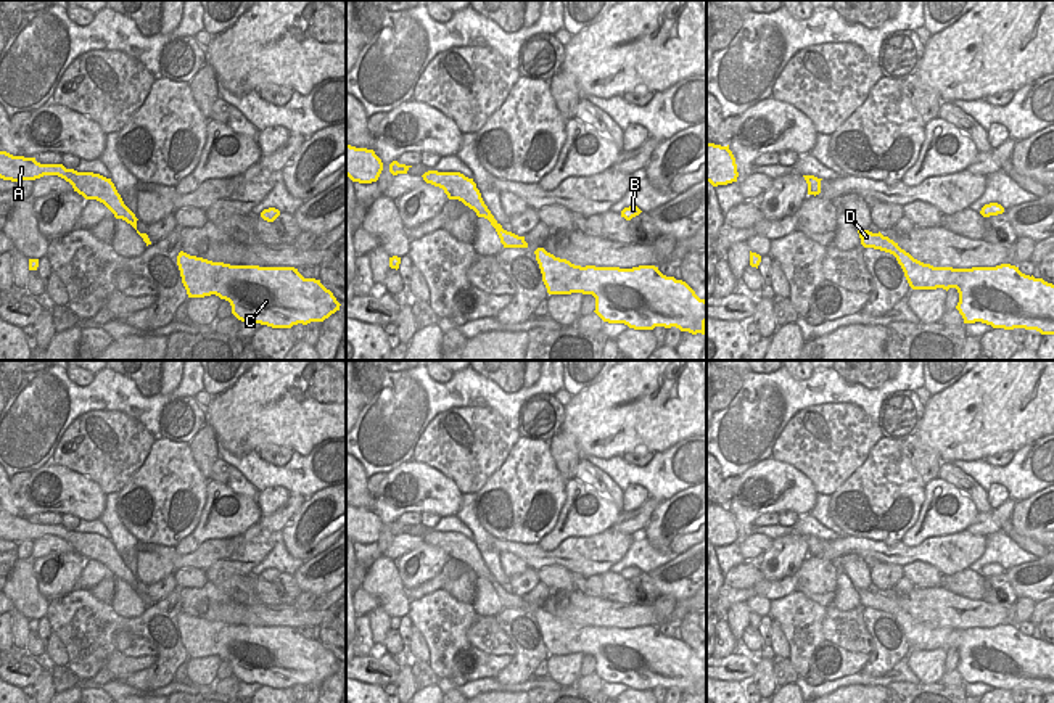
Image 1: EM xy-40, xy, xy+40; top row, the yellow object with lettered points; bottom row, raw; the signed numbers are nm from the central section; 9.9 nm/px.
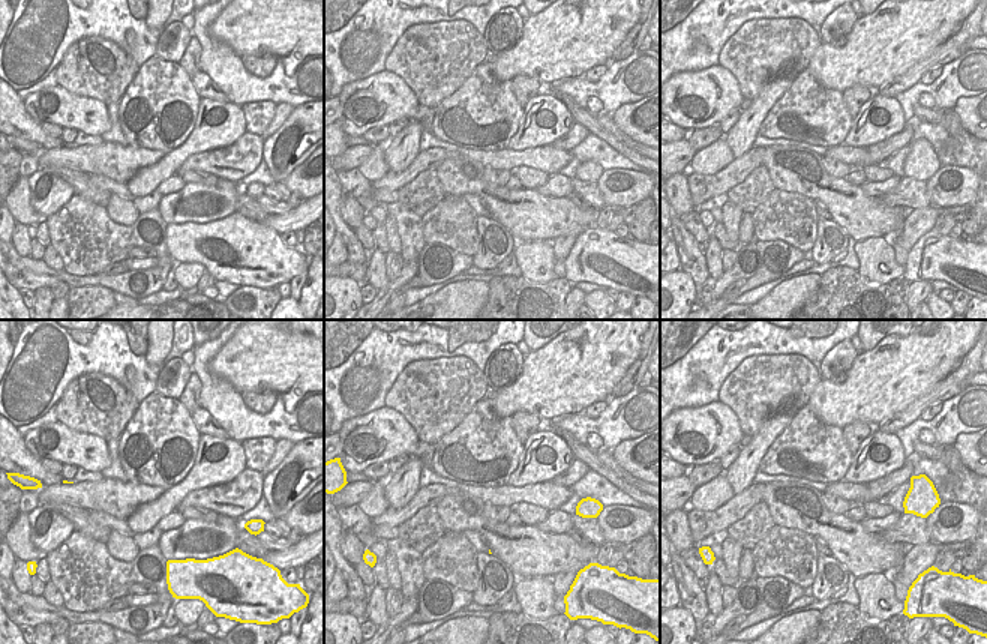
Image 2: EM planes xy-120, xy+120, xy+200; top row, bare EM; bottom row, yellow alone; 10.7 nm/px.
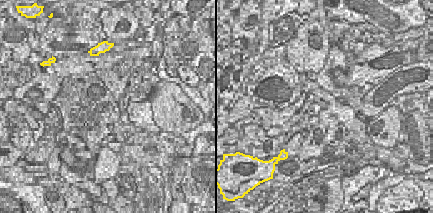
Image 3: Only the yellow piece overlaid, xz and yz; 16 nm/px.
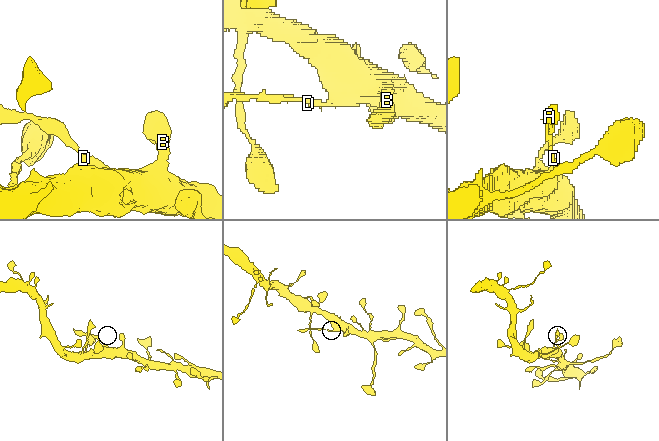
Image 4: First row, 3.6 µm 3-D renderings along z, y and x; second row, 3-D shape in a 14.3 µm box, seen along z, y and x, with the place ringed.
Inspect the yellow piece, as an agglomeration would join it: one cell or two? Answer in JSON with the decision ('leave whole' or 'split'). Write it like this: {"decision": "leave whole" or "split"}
{"decision": "split"}

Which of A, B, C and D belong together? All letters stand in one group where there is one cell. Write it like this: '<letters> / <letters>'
A D / B C

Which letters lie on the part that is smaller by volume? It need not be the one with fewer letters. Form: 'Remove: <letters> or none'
Remove: A, D

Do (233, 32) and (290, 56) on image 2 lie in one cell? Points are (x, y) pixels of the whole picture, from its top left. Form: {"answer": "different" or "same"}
{"answer": "same"}

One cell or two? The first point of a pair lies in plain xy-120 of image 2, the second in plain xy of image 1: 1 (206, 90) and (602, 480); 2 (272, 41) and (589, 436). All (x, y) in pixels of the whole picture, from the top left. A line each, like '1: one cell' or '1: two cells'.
1: one cell
2: one cell

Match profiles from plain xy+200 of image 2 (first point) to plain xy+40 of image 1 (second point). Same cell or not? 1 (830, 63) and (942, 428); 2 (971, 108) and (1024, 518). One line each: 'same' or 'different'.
1: same
2: same

